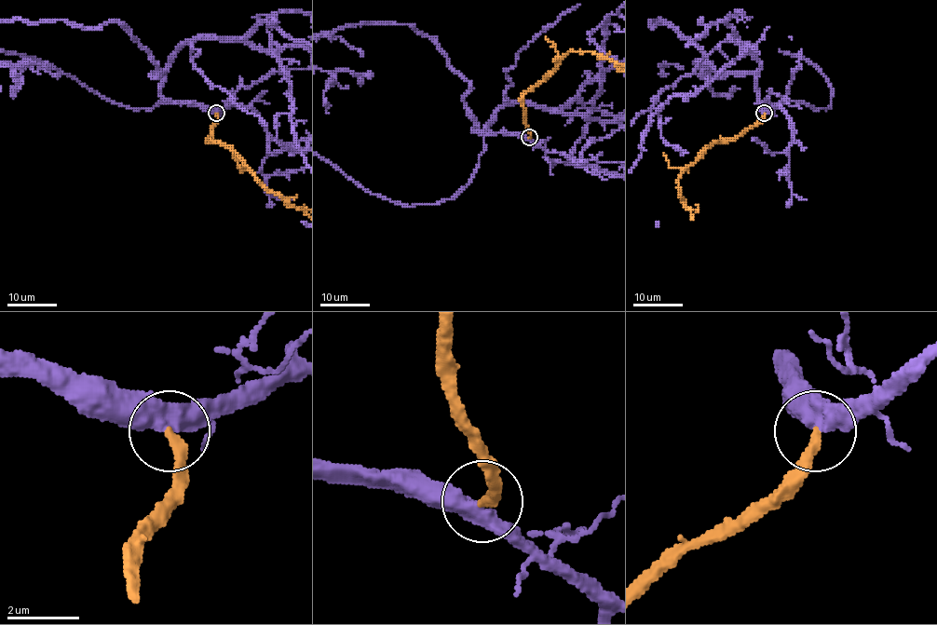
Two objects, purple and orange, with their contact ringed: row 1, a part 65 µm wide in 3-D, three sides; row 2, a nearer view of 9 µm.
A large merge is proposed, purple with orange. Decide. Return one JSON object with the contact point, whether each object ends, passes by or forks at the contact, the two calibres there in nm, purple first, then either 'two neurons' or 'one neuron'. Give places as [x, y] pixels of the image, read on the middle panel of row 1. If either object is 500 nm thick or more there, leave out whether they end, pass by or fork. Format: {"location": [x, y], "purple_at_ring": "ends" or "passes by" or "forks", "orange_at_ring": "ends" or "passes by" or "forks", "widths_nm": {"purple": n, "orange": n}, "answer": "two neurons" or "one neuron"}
{"location": [529, 137], "purple_at_ring": "passes by", "orange_at_ring": "ends", "widths_nm": {"purple": 480, "orange": 300}, "answer": "one neuron"}

